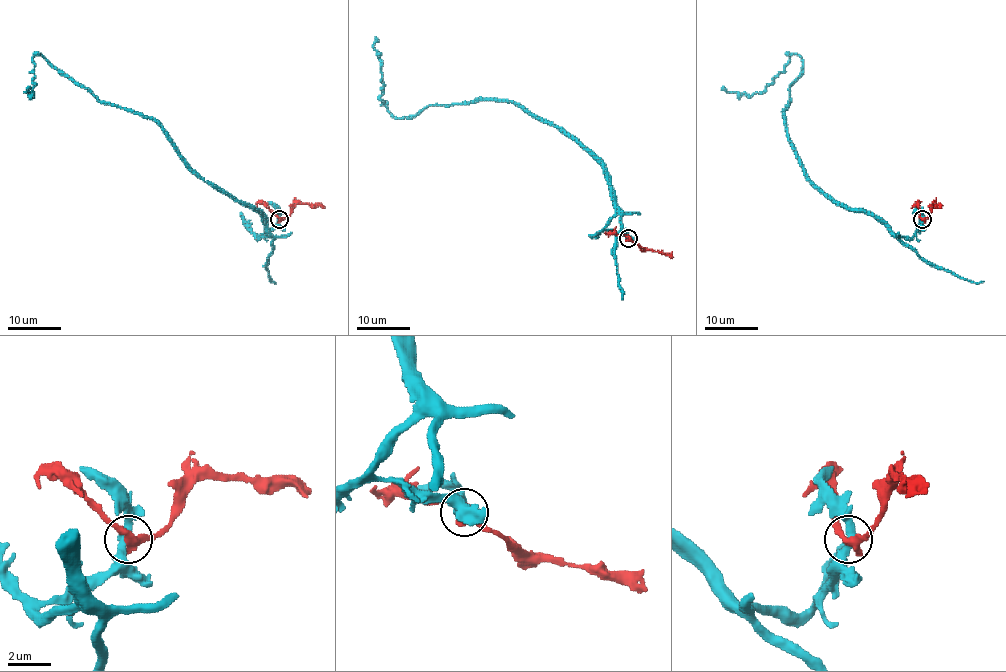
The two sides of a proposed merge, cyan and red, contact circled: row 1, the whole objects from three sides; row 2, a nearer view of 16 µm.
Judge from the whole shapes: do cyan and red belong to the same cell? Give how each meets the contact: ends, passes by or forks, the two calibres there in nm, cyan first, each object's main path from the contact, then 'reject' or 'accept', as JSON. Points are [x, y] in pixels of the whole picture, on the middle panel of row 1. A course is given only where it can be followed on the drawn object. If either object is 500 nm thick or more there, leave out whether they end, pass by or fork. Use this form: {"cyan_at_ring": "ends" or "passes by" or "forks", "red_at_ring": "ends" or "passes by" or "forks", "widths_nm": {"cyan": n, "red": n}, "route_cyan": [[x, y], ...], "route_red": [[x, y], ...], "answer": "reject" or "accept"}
{"cyan_at_ring": "passes by", "red_at_ring": "passes by", "widths_nm": {"cyan": 360, "red": 360}, "route_cyan": [[628, 238], [605, 228], [615, 209], [604, 168], [521, 105], [434, 104], [396, 117], [381, 104], [379, 39]], "route_red": [[628, 238], [645, 250], [669, 253], [673, 257]], "answer": "reject"}

